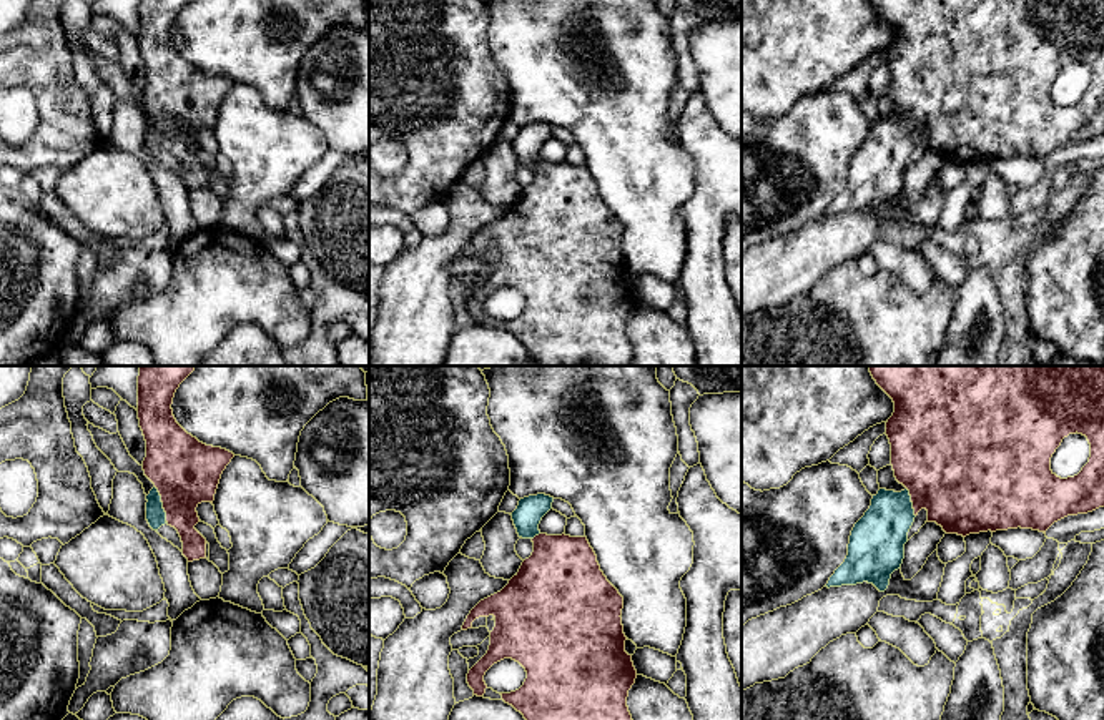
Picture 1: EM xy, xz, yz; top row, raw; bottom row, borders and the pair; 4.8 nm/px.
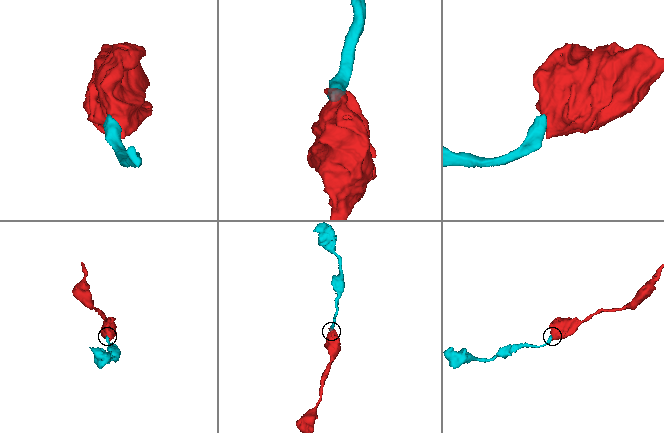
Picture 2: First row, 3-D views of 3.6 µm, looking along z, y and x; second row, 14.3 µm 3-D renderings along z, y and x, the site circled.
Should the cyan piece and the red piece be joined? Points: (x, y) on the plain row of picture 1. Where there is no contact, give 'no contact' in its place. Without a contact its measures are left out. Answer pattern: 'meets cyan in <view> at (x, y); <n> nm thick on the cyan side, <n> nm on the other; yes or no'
meets cyan in xy at (162, 132); 100 nm thick on the cyan side, 320 nm on the other; yes

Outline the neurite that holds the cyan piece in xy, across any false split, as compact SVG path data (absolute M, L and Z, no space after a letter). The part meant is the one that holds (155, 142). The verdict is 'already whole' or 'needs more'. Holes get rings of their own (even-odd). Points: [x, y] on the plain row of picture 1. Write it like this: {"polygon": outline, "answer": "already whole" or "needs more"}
{"polygon": "M140 0L138 47L146 68L143 88L145 103L155 111L146 123L146 148L153 158L165 151L175 155L183 170L188 190L206 186L206 166L195 156L200 150L196 135L214 128L223 98L234 85L233 80L200 70L188 62L173 43L173 25L191 0Z", "answer": "needs more"}

